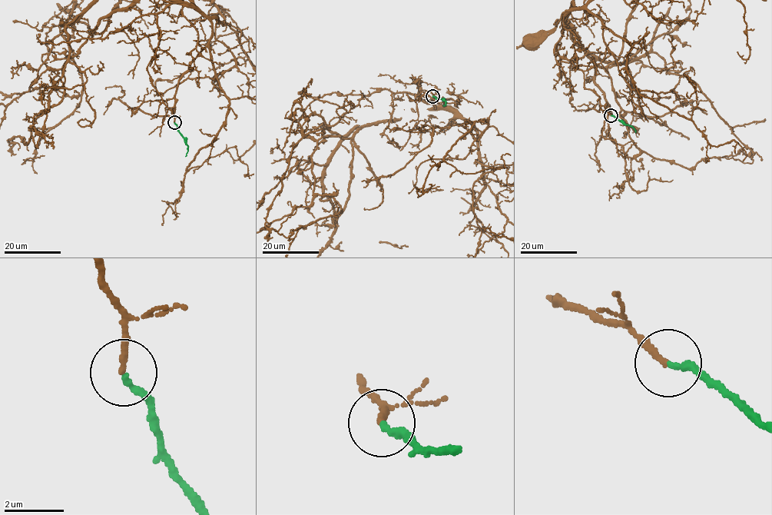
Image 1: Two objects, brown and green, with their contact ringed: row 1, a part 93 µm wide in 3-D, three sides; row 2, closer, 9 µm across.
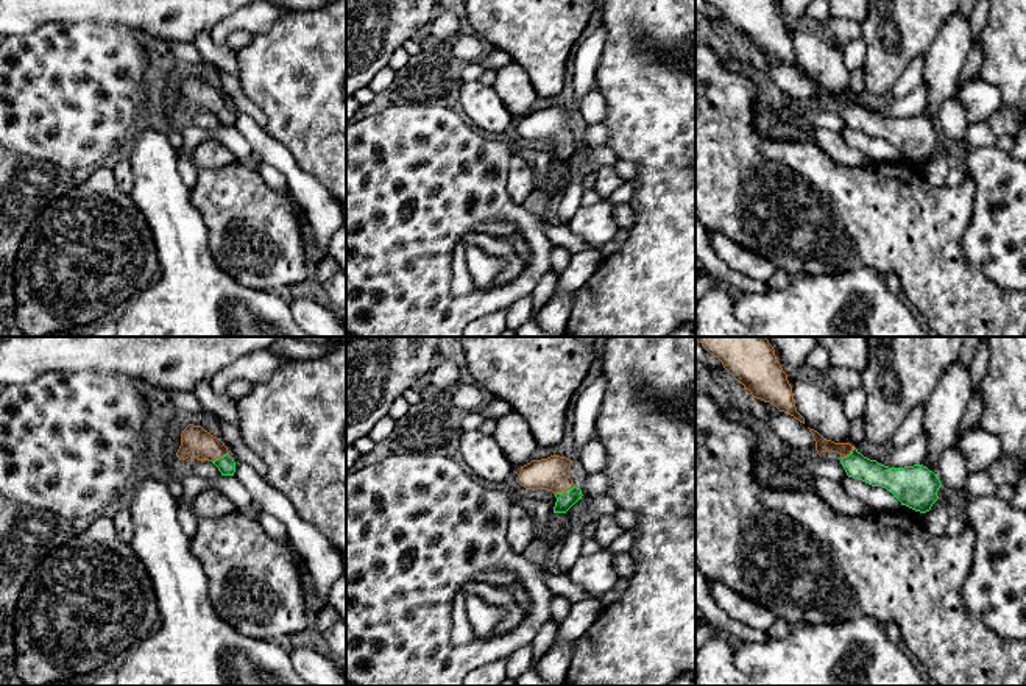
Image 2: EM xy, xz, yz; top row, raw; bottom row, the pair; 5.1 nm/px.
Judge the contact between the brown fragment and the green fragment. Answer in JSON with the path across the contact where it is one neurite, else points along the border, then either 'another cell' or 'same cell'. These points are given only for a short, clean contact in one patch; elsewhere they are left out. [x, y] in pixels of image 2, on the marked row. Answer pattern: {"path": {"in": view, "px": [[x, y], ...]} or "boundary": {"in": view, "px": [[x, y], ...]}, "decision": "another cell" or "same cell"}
{"path": {"in": "xz", "px": [[554, 473], [565, 490], [565, 499]]}, "decision": "same cell"}

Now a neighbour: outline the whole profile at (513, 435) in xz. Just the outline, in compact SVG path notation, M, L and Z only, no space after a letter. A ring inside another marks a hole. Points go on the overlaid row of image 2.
M516 412L497 419L493 438L513 466L530 463L538 446L527 421Z

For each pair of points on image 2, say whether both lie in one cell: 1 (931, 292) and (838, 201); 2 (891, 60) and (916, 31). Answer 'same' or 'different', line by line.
1: same
2: same

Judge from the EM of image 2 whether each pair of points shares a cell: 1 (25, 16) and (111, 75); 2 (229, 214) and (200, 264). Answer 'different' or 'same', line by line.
1: different
2: different

